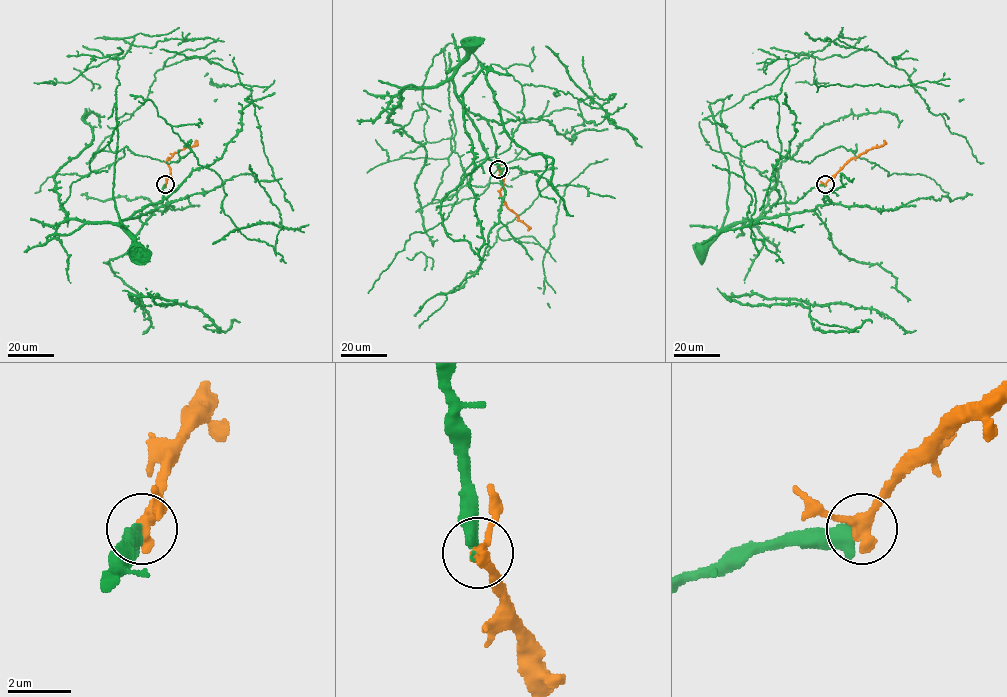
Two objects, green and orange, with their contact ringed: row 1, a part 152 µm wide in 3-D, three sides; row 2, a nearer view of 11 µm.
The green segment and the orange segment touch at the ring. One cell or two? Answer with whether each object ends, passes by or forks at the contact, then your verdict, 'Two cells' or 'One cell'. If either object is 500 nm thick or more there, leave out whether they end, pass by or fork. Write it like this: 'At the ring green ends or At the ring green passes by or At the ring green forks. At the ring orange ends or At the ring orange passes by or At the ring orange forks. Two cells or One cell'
At the ring green ends. At the ring orange passes by. One cell

